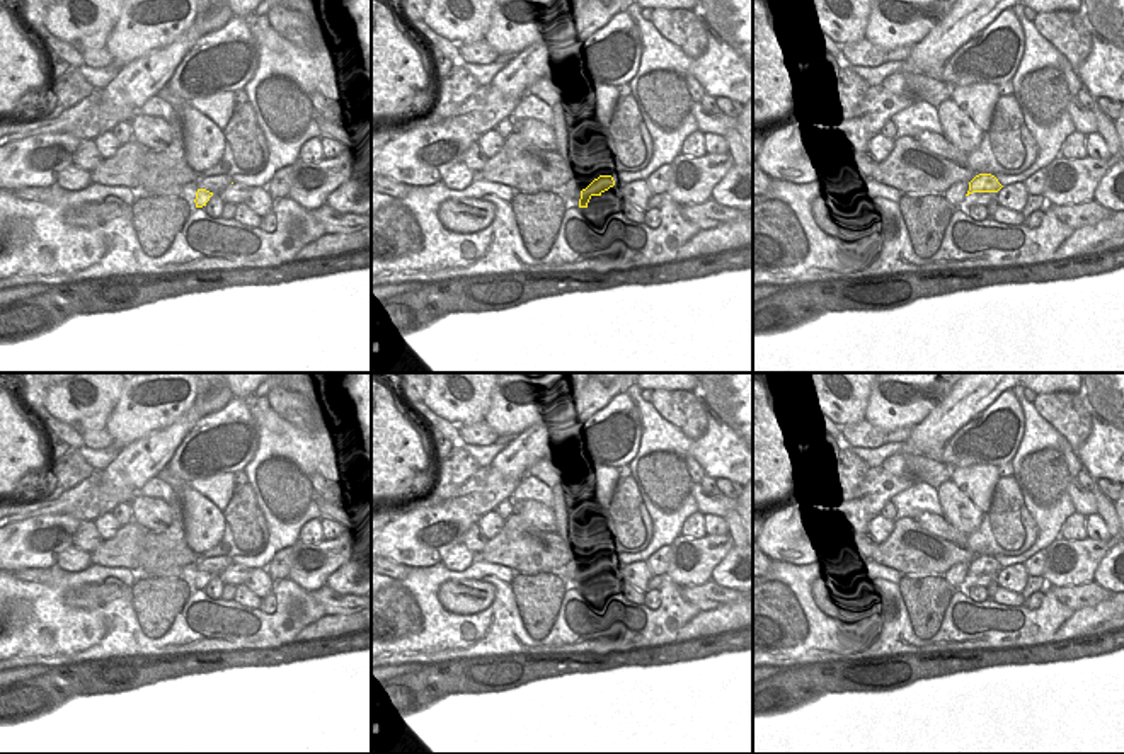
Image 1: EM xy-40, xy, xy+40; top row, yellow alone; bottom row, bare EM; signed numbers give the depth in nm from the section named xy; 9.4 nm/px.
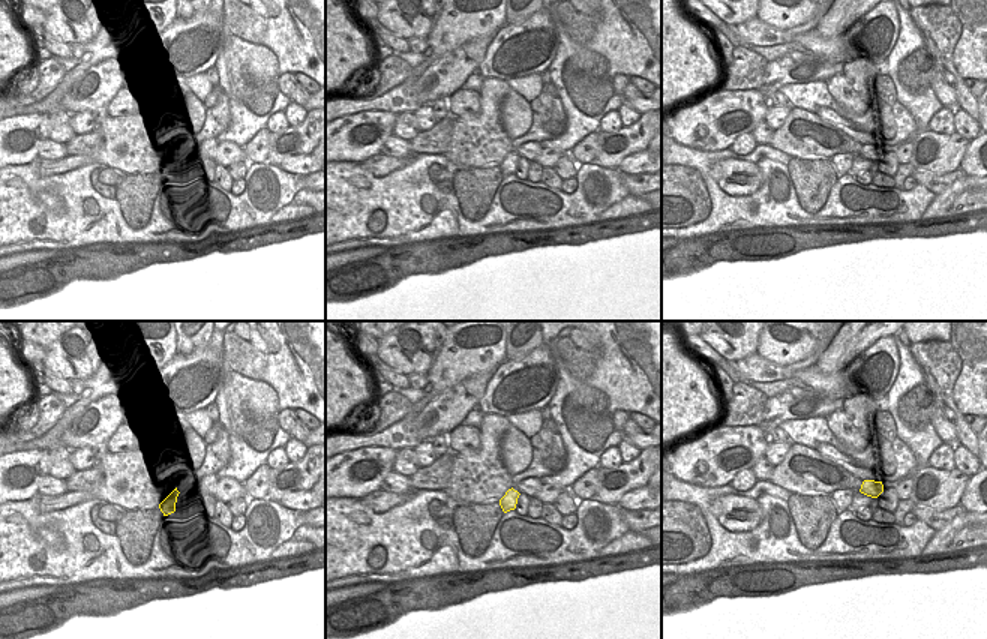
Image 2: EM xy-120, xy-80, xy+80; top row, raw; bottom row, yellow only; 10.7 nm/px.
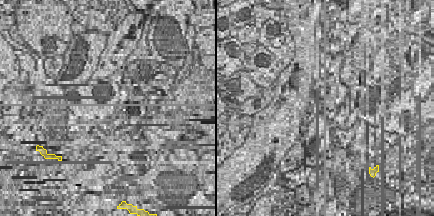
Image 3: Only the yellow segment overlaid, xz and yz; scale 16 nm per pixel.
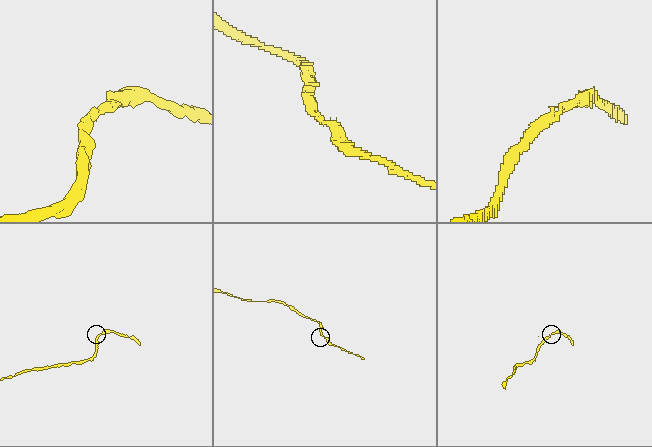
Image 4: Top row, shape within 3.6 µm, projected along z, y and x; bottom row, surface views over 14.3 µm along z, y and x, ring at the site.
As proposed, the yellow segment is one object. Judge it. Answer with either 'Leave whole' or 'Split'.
Leave whole

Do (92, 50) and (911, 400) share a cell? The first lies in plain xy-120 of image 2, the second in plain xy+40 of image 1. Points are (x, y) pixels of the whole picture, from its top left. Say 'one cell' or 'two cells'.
one cell

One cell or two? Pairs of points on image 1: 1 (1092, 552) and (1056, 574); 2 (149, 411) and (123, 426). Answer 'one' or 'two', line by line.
1: one
2: one

